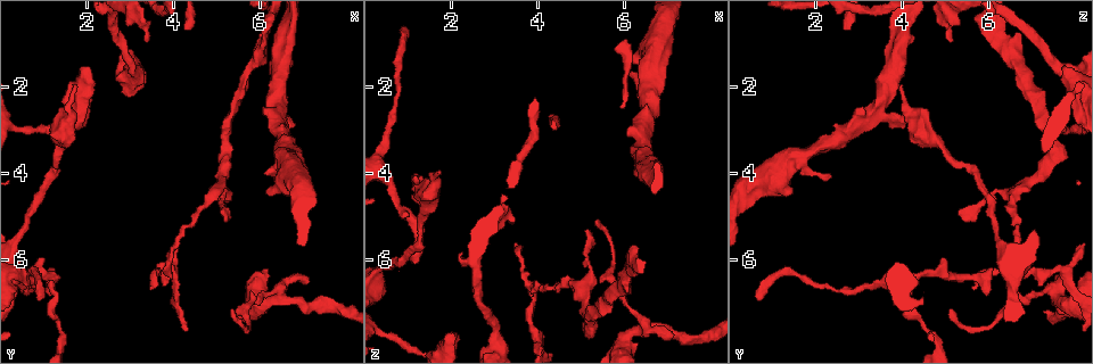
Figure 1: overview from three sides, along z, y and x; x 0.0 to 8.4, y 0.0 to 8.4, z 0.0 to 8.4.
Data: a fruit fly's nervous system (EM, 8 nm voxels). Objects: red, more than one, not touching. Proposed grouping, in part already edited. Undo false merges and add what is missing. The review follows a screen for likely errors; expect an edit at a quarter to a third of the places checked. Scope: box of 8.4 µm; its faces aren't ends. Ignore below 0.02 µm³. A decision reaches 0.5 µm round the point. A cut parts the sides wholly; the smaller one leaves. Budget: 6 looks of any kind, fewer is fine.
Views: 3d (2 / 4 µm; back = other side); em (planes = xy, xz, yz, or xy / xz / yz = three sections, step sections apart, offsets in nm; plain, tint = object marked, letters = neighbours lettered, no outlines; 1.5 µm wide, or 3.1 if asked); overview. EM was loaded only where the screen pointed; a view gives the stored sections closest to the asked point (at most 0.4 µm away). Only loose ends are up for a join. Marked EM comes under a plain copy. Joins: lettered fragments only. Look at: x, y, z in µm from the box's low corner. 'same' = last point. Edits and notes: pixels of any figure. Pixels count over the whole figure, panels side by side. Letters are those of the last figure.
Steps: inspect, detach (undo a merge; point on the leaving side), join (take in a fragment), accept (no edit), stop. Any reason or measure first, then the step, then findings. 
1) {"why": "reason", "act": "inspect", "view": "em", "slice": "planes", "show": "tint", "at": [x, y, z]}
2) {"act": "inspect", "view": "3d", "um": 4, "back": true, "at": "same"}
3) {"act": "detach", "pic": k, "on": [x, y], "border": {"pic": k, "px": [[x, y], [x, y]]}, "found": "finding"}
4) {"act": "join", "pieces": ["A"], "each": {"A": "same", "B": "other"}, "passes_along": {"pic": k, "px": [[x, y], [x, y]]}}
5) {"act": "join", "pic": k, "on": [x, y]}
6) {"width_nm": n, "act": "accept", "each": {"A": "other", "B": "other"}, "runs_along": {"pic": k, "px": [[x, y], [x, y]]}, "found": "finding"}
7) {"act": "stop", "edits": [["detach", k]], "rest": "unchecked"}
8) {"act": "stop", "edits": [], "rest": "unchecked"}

{"why": "tapers out", "act": "inspect", "view": "em", "slice": "planes", "show": "letters", "at": [0.90, 6.95, 0.70]}

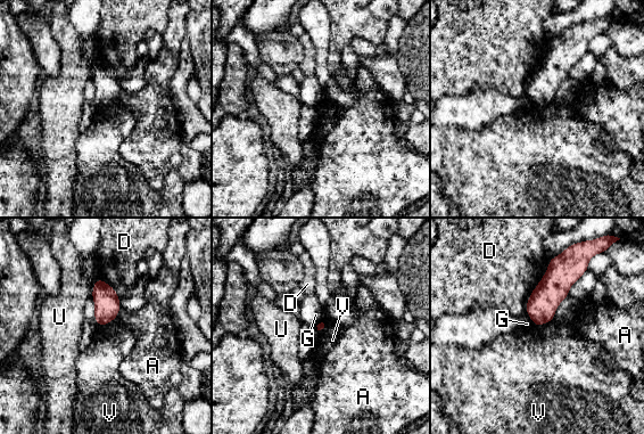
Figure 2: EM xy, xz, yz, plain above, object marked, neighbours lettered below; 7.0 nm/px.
{"act": "accept", "each": {"A": "other", "D": "other", "G": "other", "U": "other", "V": "other"}, "border": {"pic": 2, "px": [[553, 319], [535, 326]]}, "found": "no lettered fragment goes on from it"}

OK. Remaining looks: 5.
{"why": "free end", "act": "inspect", "view": "3d", "um": 4, "at": [1.70, 2.05, 3.90]}

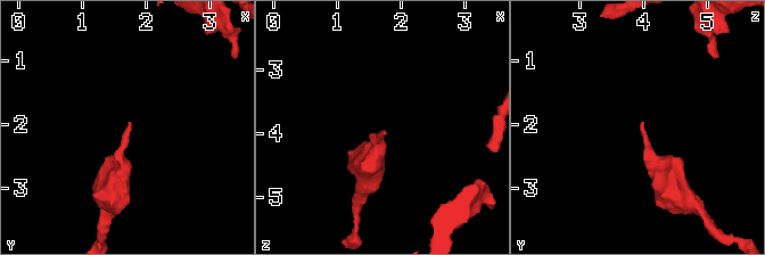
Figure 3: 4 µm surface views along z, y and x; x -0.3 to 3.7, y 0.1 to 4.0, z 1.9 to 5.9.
{"act": "inspect", "view": "em", "slice": "planes", "show": "letters", "at": [1.75, 2.00, 3.95]}

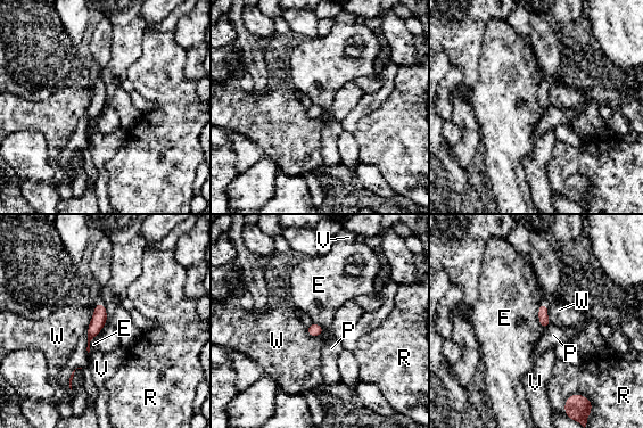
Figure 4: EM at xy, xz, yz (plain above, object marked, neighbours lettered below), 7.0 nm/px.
{"act": "accept", "each": {"E": "other", "P": "other", "R": "other", "V": "other", "W": "other"}, "border": {"pic": 4, "px": [[540, 303], [538, 323], [542, 329]]}, "found": "none of them fits"}

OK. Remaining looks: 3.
{"act": "inspect", "view": "3d", "um": 2, "at": [3.90, 6.15, 6.55]}

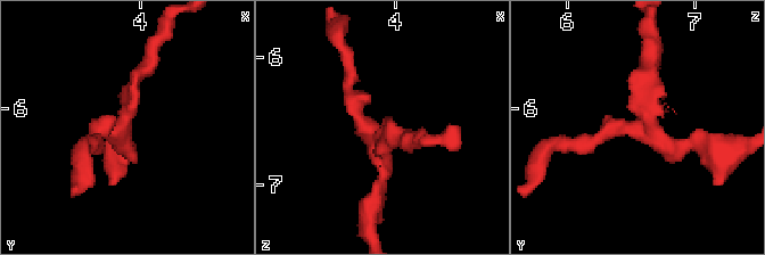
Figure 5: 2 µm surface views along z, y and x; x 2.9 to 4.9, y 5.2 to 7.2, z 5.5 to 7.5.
{"act": "inspect", "view": "em", "slice": "planes", "show": "letters", "at": [3.86, 6.12, 6.58]}

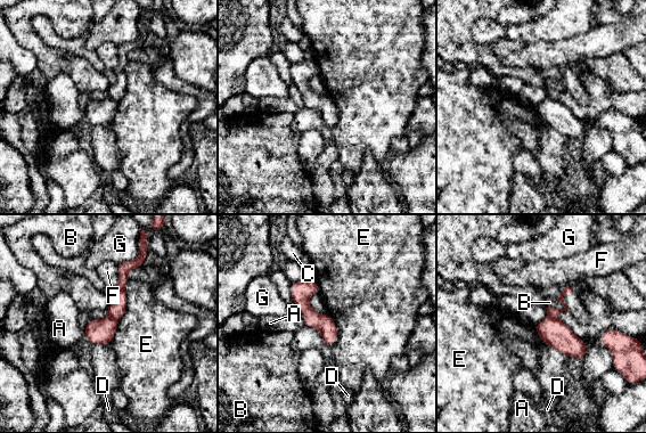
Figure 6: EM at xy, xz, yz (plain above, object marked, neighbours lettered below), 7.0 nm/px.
{"act": "detach", "pic": 6, "on": [99, 331], "each": {"A": "other", "B": "other", "C": "other", "D": "other", "E": "other", "F": "other", "G": "other"}, "part_leaving": {"pic": 6, "px": [[295, 285], [330, 342]]}, "found": "two neurons meet here"}

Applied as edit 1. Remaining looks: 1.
{"act": "stop", "edits": [["detach", 6]], "rest": "unchecked"}

